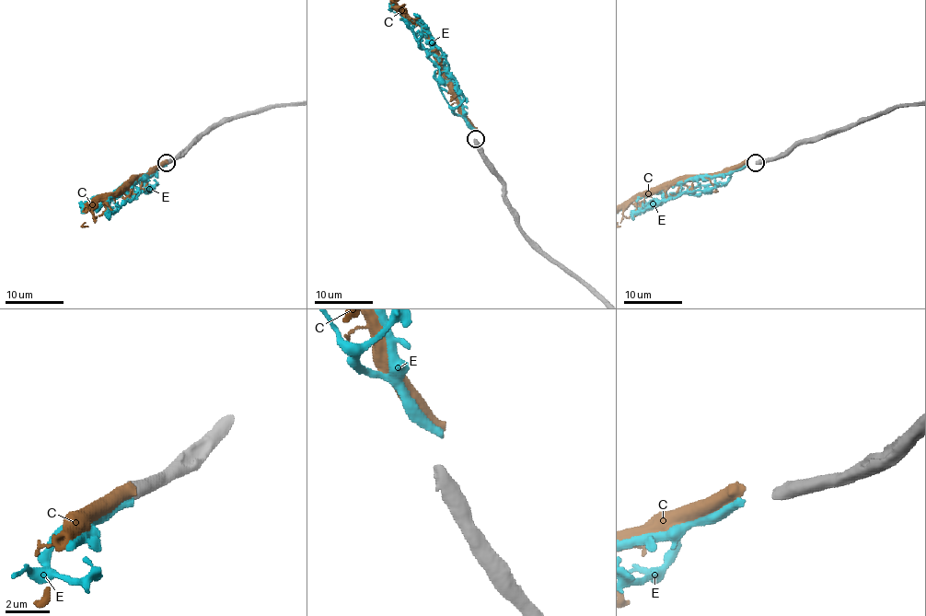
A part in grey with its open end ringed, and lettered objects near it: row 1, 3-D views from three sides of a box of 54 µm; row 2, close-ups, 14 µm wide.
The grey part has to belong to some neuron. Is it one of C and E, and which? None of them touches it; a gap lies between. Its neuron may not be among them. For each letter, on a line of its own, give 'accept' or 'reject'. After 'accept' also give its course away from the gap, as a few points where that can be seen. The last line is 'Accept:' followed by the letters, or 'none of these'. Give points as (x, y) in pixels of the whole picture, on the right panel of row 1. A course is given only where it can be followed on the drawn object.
C: accept
E: reject
Accept: C

